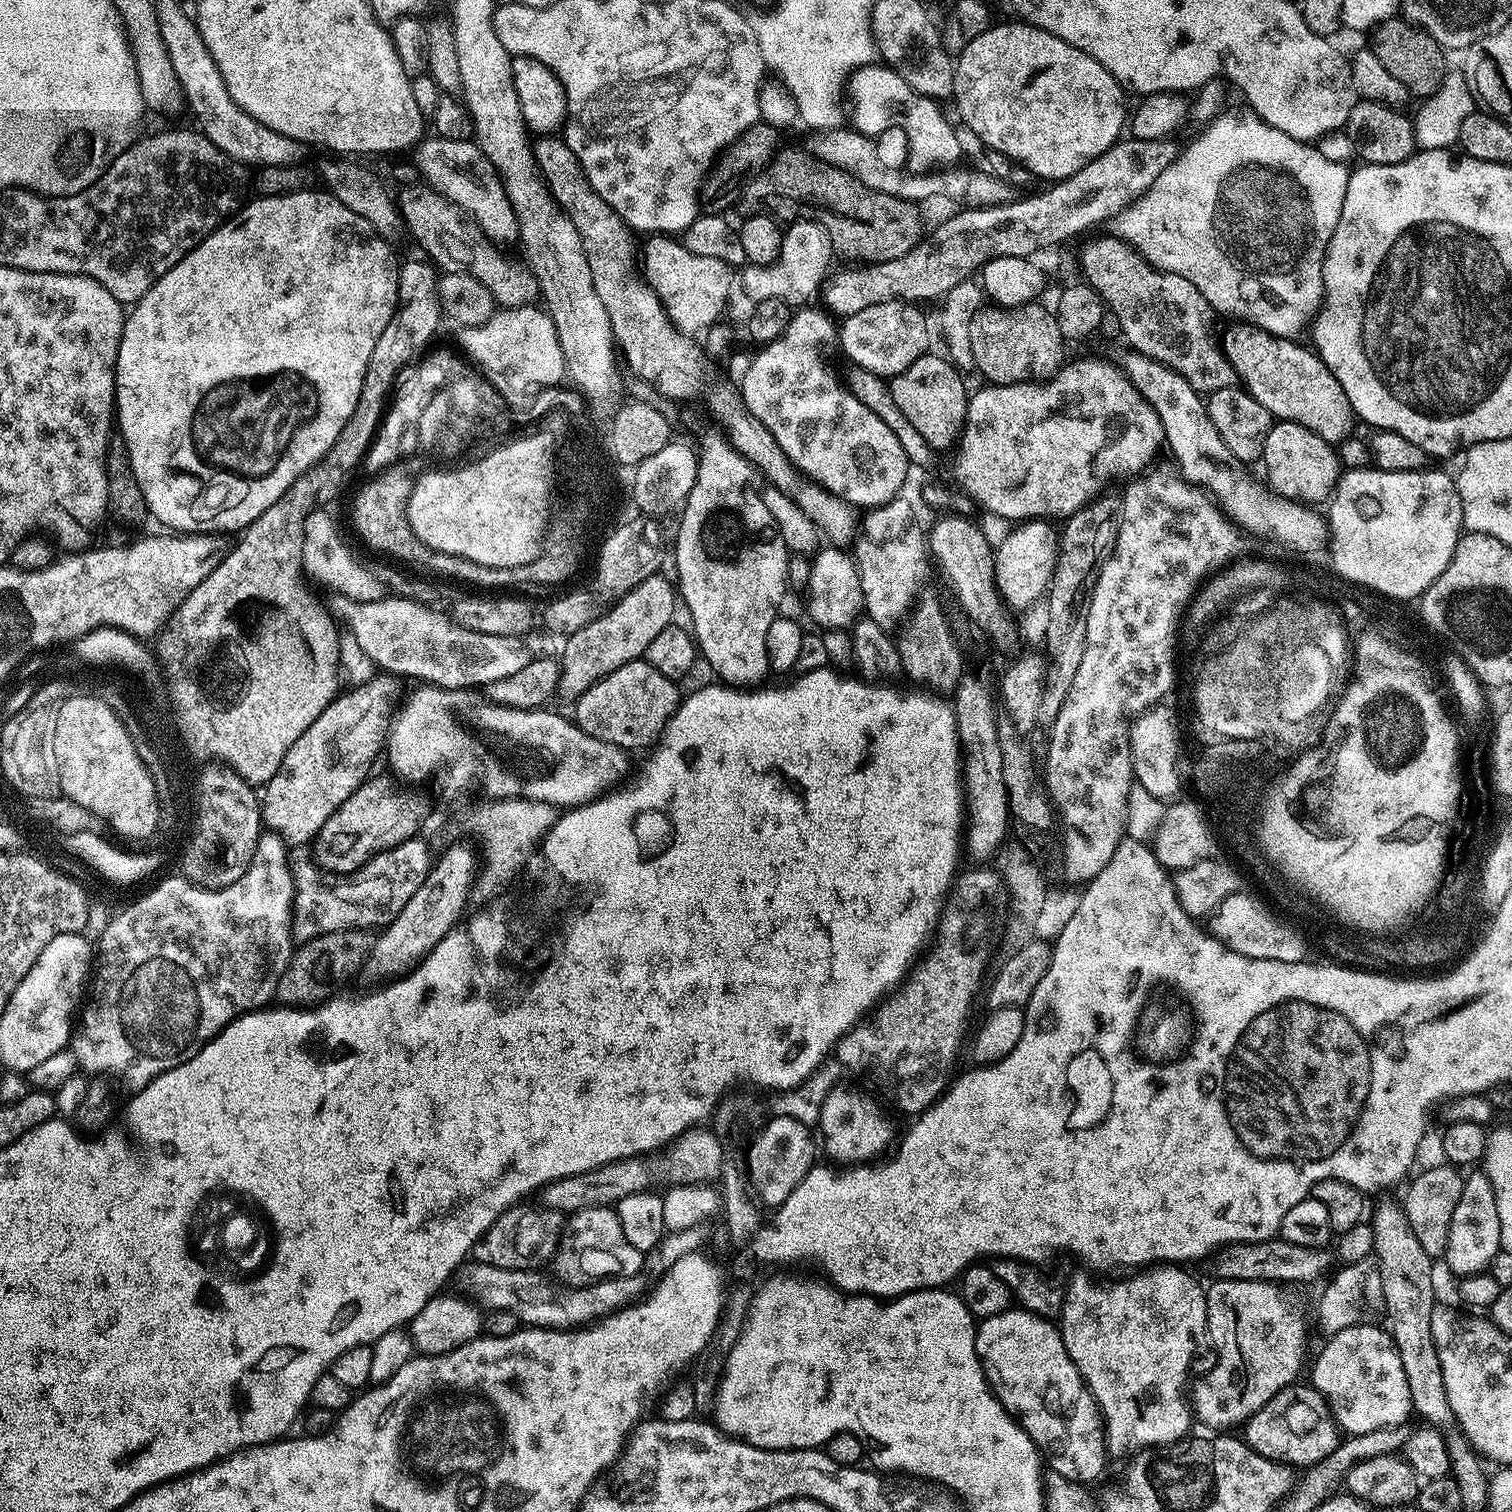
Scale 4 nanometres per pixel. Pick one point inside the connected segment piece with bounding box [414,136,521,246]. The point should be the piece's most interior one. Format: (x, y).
(456, 169)

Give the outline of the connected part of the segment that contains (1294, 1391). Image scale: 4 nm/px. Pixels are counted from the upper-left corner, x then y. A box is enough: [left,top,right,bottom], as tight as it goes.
[1242,1383,1338,1466]

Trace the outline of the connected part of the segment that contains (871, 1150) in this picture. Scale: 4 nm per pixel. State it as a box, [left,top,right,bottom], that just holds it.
[818,1086,892,1162]

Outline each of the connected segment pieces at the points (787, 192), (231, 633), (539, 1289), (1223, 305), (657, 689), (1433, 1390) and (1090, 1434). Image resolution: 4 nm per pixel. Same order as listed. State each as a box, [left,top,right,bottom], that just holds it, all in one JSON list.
[[742,151,926,262],[158,258,442,786],[468,1263,628,1328],[1114,110,1350,338],[574,660,682,750],[1370,1200,1456,1430],[976,1310,1106,1486]]

